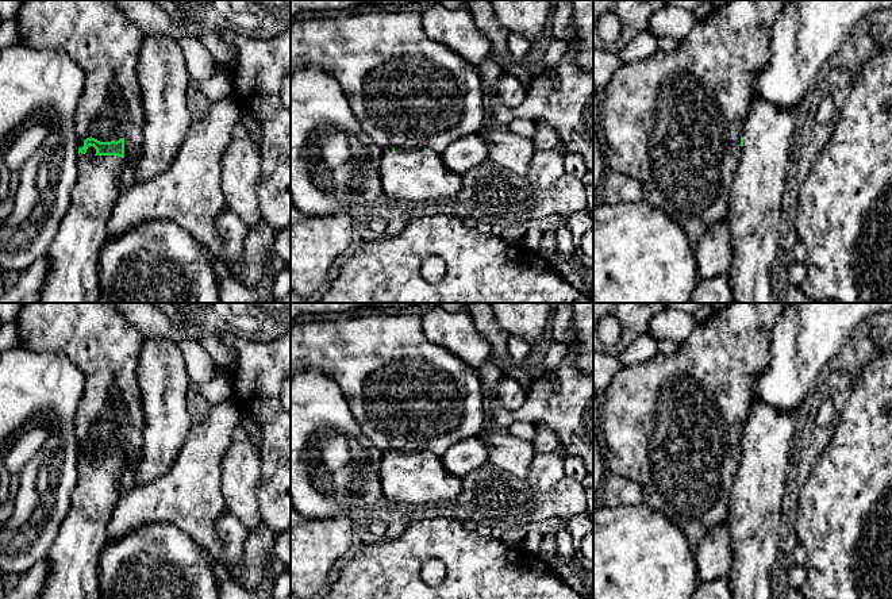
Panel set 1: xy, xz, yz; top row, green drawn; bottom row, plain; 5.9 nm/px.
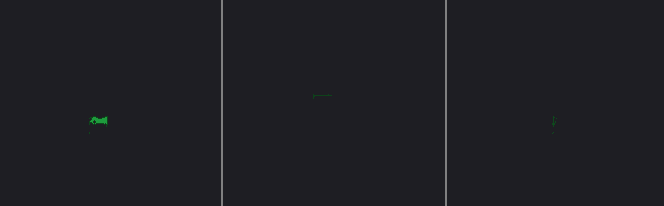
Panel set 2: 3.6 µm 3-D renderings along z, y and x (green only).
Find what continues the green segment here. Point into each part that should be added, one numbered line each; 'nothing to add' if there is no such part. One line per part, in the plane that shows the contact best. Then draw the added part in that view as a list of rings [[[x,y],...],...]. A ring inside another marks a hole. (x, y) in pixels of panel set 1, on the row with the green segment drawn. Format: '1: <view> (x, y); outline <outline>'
1: xy (73, 276); outline [[[77,154],[77,181],[72,191],[70,206],[47,250],[49,273],[38,303],[99,303],[99,257],[107,241],[107,223],[112,207],[123,192],[118,181],[122,162],[123,158],[118,155]]]

